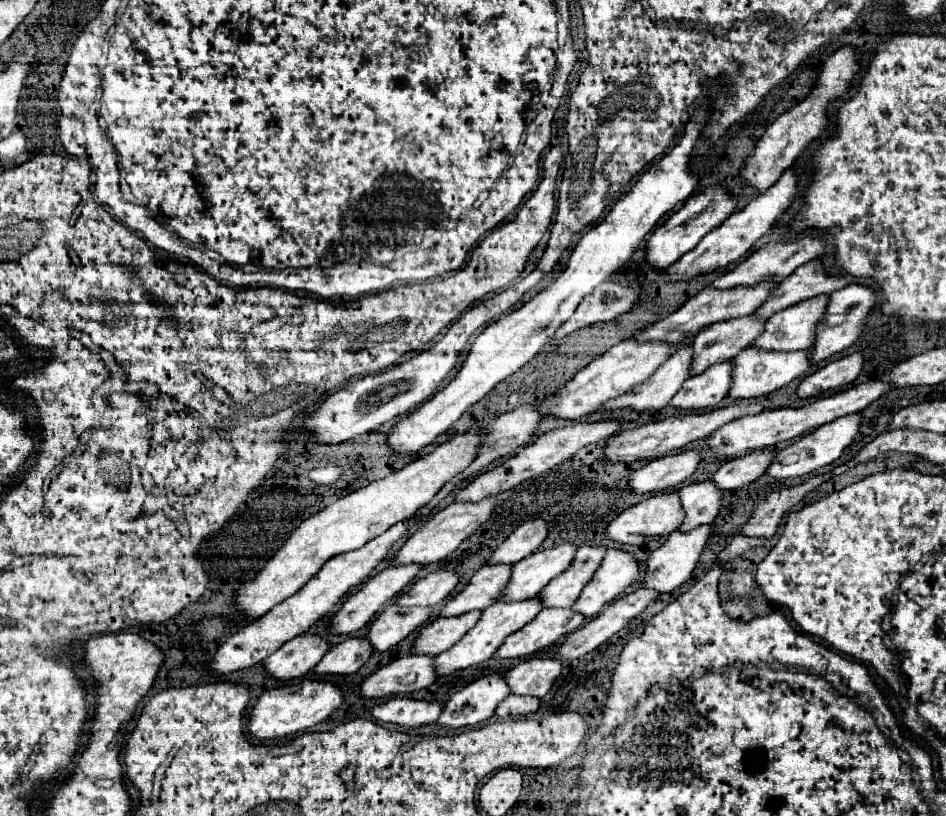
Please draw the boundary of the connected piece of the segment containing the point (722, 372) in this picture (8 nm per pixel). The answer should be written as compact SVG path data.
M732 362L714 364L702 374L688 378L682 384L682 390L670 400L674 408L698 410L698 408L716 408L726 394L730 392L732 384Z

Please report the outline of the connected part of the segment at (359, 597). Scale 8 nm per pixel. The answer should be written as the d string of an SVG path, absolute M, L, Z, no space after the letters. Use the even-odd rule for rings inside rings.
M404 564L404 566L390 566L390 568L384 568L380 574L376 574L374 578L370 578L360 590L356 590L354 594L348 596L348 600L344 602L344 606L338 610L338 614L332 618L332 624L330 624L330 630L334 634L348 634L348 632L356 632L360 630L362 626L366 626L372 616L390 600L394 600L416 576L418 572L422 570L424 566L420 564Z

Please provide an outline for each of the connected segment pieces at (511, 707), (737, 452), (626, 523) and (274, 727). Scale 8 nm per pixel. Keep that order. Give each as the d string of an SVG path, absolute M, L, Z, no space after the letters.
M510 694L506 700L502 700L496 708L496 716L498 718L506 718L506 716L526 716L538 710L540 706L540 698L538 696L518 696L518 694Z
M868 380L868 382L862 382L858 386L852 386L848 390L842 390L838 394L832 394L828 398L820 398L816 402L810 402L810 404L804 404L800 408L778 408L778 410L764 410L756 416L746 416L746 418L738 418L722 428L718 428L710 438L708 438L708 446L714 448L720 456L726 456L726 458L736 458L736 456L742 456L742 452L748 452L748 450L760 450L760 448L768 448L768 446L774 446L778 442L786 442L786 440L794 440L798 436L804 436L812 430L816 430L818 426L826 424L826 422L832 422L840 416L846 416L846 414L854 414L854 412L860 412L864 410L866 406L870 406L872 402L876 402L882 394L886 394L888 390L892 390L894 386L890 386L890 382L884 382L884 380Z
M666 492L666 494L656 494L648 500L642 500L640 504L624 510L618 518L614 518L608 524L606 536L610 536L616 542L622 544L630 544L630 546L640 546L644 544L646 538L656 538L656 536L668 536L672 530L676 530L682 520L684 520L684 510L680 504L680 496L678 492Z
M304 678L298 684L266 690L258 698L258 702L250 714L250 728L248 730L258 740L282 738L282 736L288 736L294 732L302 732L302 730L326 720L342 702L344 702L344 694L336 684L326 682L326 680Z

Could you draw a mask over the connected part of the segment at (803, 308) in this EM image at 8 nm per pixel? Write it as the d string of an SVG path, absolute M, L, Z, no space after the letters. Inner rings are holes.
M814 296L798 302L786 310L776 312L768 324L764 334L756 338L752 344L764 350L808 350L814 346L816 328L826 316L828 296Z

